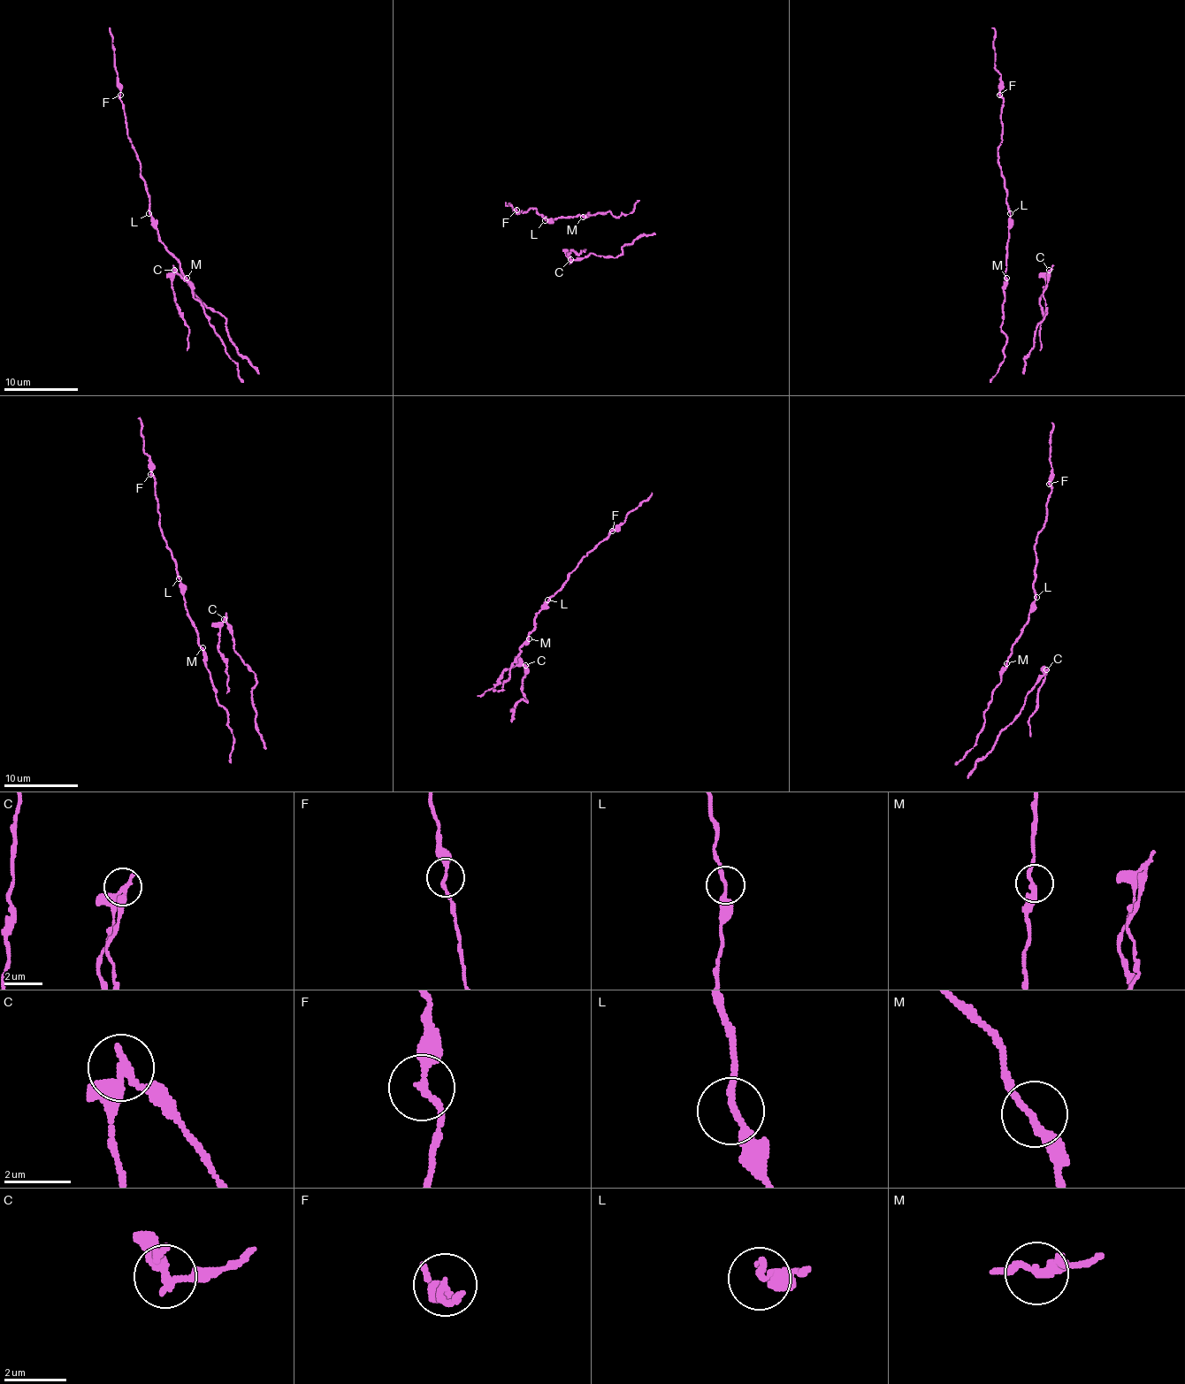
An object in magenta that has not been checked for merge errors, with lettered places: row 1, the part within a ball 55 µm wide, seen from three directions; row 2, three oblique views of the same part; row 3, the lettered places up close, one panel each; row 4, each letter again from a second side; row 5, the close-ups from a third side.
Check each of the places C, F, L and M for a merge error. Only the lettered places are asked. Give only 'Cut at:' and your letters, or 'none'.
Cut at: C

